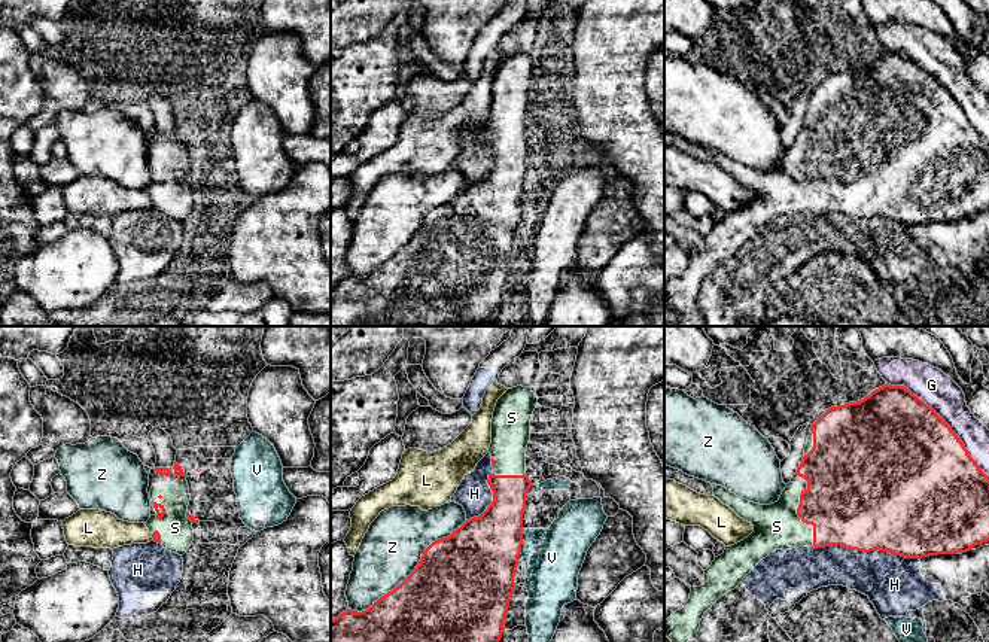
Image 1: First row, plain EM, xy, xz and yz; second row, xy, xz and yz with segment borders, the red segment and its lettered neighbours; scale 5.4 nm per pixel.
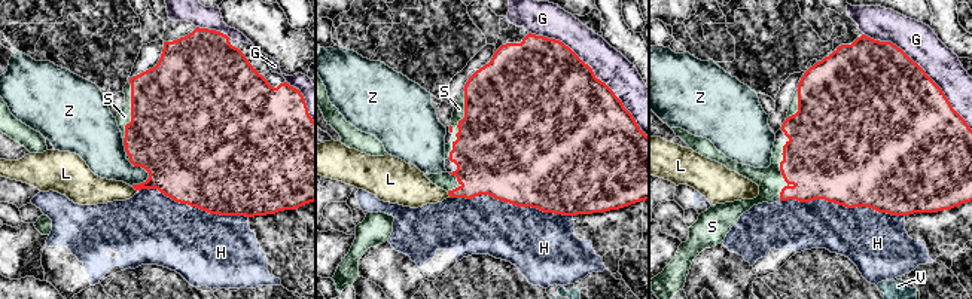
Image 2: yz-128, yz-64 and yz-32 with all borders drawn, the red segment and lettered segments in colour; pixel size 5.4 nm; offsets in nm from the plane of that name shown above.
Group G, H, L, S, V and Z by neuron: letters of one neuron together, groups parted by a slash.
G / H / L / S / V / Z

